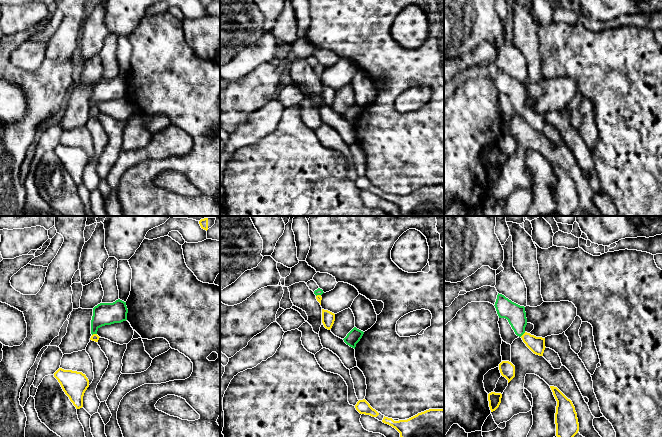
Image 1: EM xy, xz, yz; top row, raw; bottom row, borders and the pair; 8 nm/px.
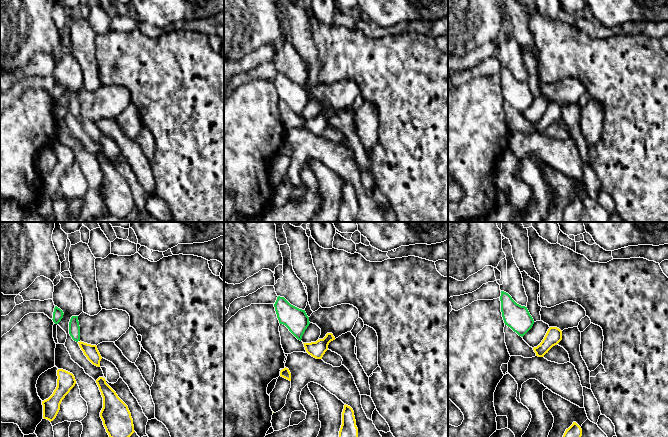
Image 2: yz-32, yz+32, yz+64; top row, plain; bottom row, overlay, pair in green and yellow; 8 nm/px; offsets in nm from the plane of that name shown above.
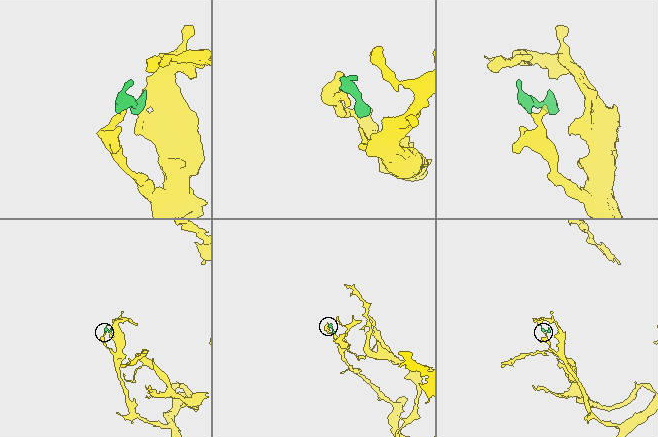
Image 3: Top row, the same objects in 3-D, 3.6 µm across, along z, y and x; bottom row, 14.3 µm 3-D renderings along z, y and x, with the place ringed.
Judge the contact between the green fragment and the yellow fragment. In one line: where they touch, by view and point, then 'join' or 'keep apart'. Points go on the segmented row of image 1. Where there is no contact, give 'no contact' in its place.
yz (522, 334) | join

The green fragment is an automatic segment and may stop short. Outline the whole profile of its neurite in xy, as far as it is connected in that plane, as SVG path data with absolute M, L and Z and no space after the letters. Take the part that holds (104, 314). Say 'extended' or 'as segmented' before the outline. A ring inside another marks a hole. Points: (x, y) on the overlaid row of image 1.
extended; M118 299L113 303L100 303L93 308L91 320L91 338L90 340L98 342L97 331L100 327L121 323L127 320L128 309L126 302Z

